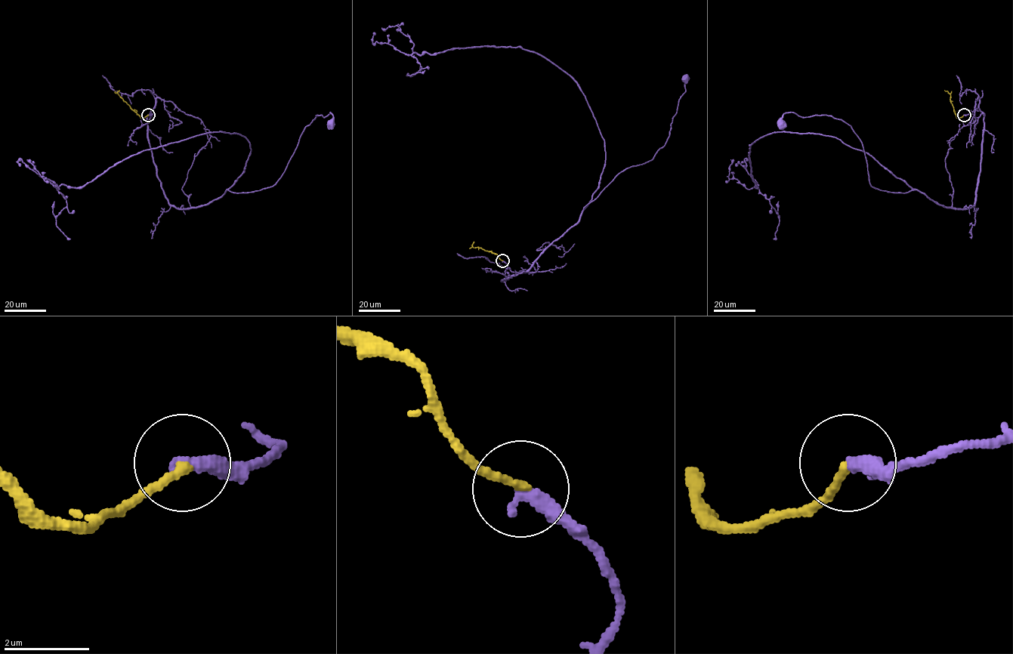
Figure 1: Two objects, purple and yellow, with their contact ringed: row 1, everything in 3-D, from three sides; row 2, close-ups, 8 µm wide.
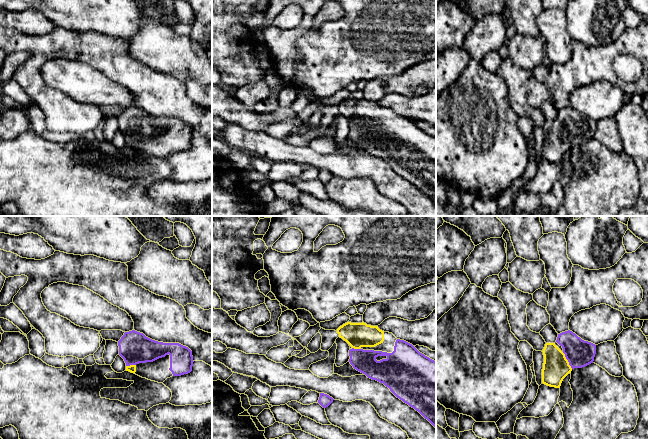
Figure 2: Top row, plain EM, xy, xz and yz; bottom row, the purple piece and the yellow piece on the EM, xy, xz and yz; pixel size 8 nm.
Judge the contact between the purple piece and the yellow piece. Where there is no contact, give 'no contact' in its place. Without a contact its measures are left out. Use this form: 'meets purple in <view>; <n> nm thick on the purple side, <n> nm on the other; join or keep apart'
meets purple in yz; 220 nm thick on the purple side, 220 nm on the other; join

